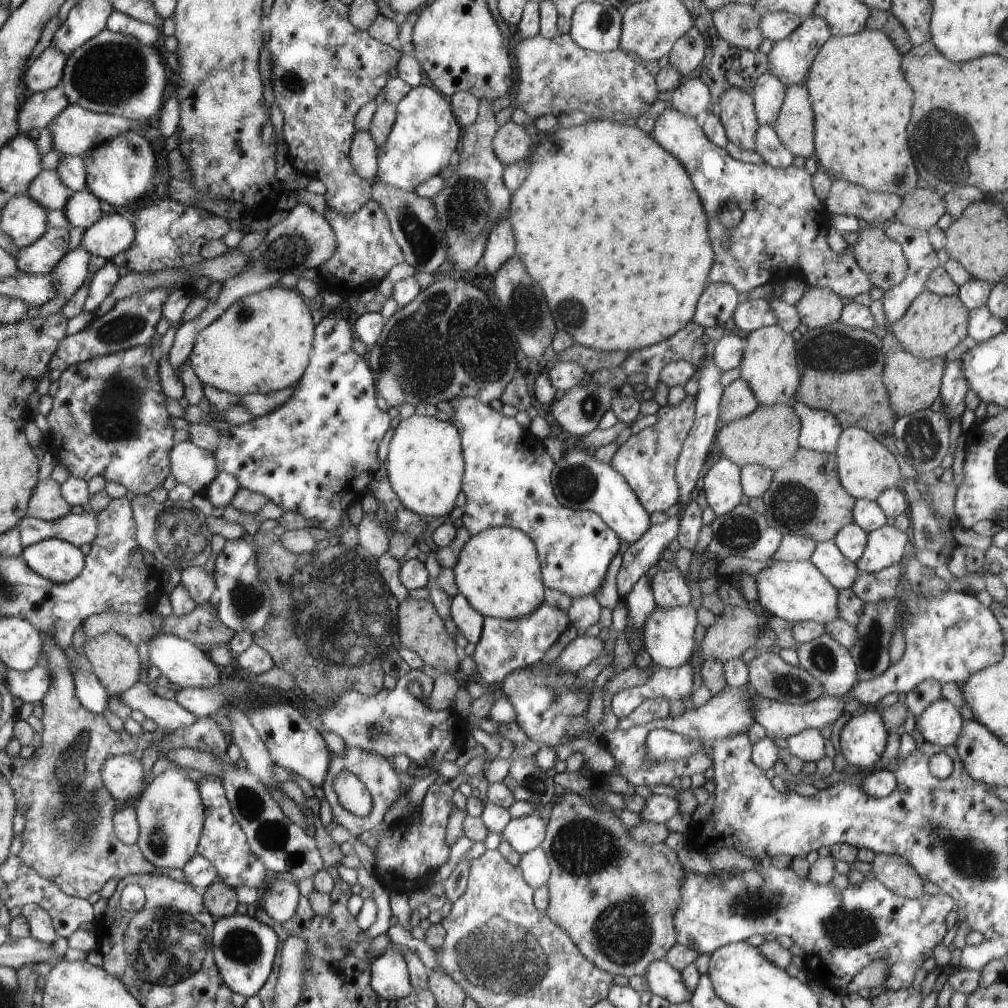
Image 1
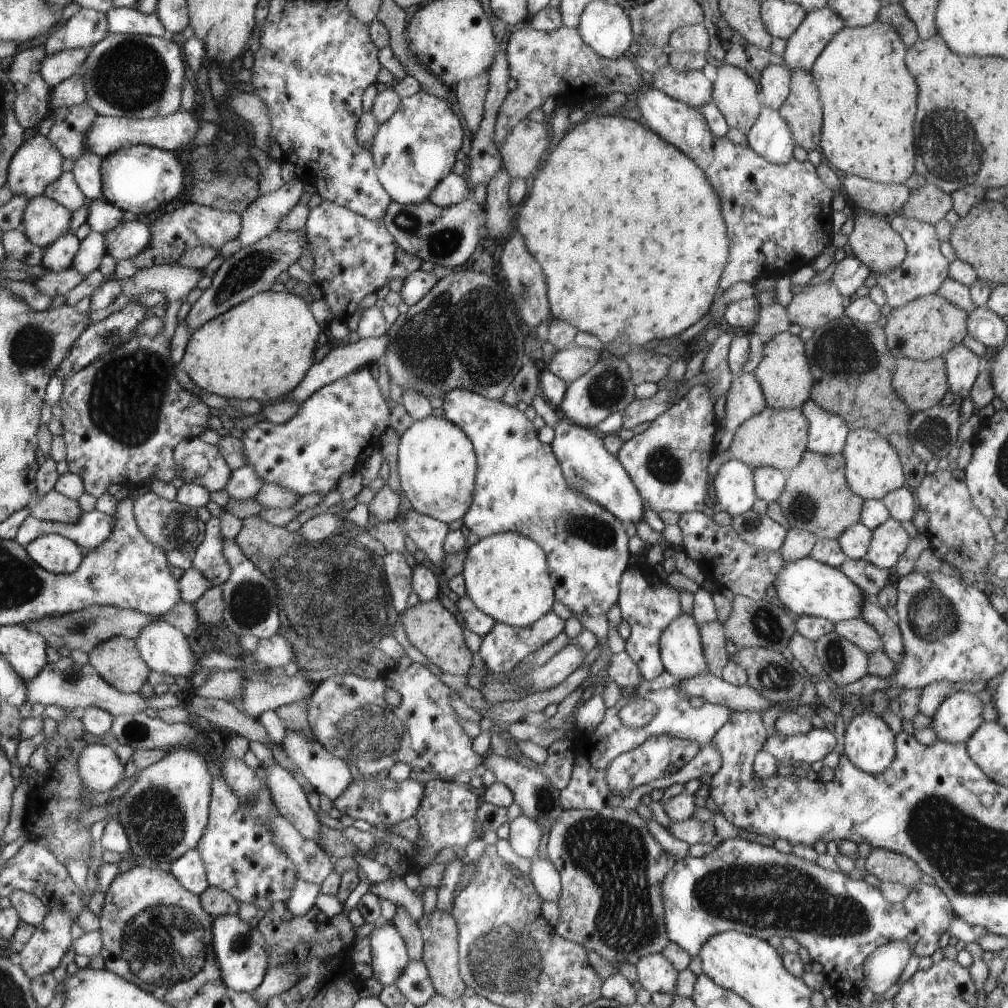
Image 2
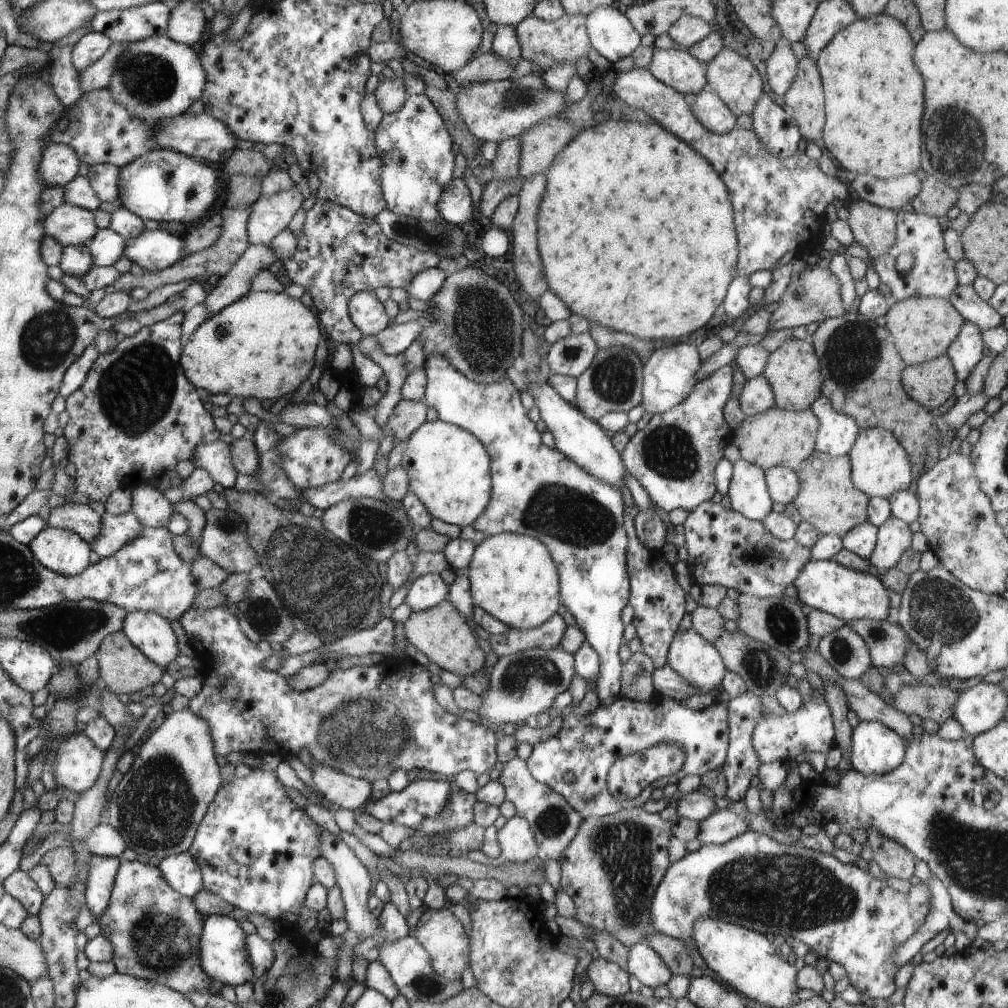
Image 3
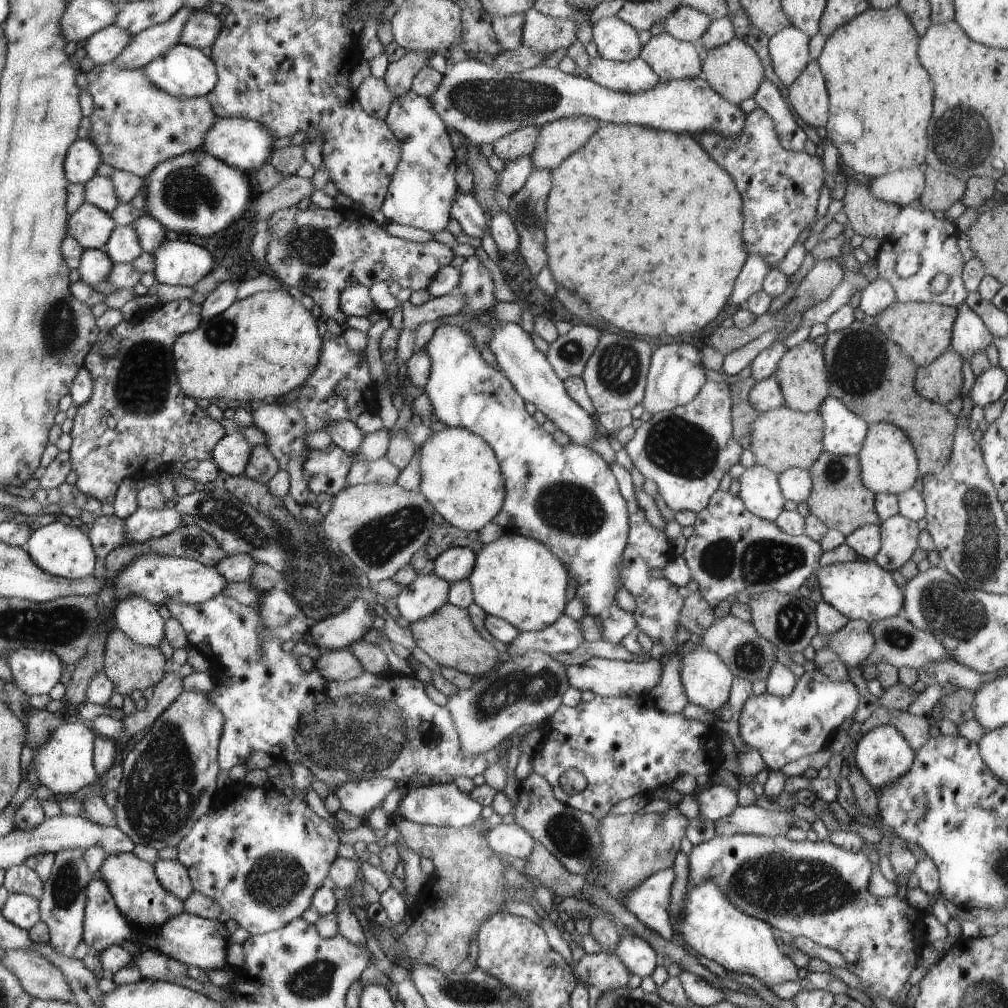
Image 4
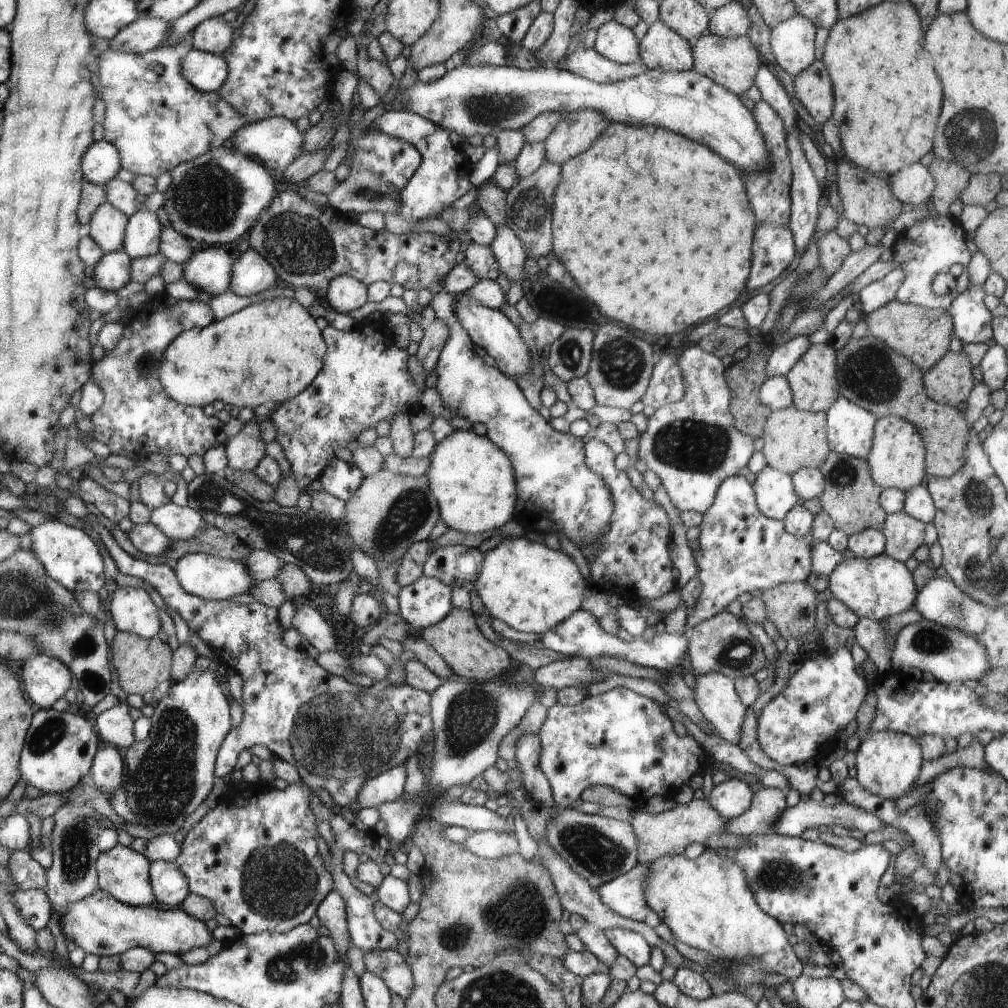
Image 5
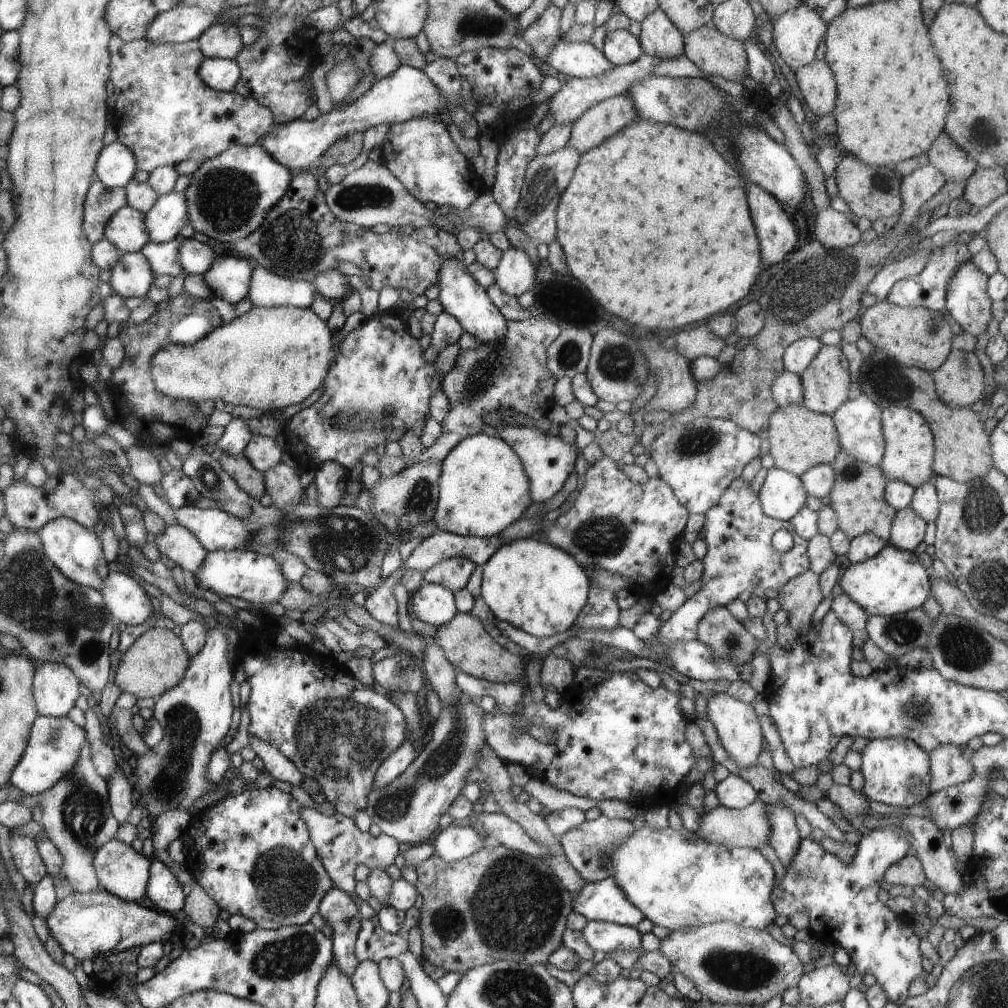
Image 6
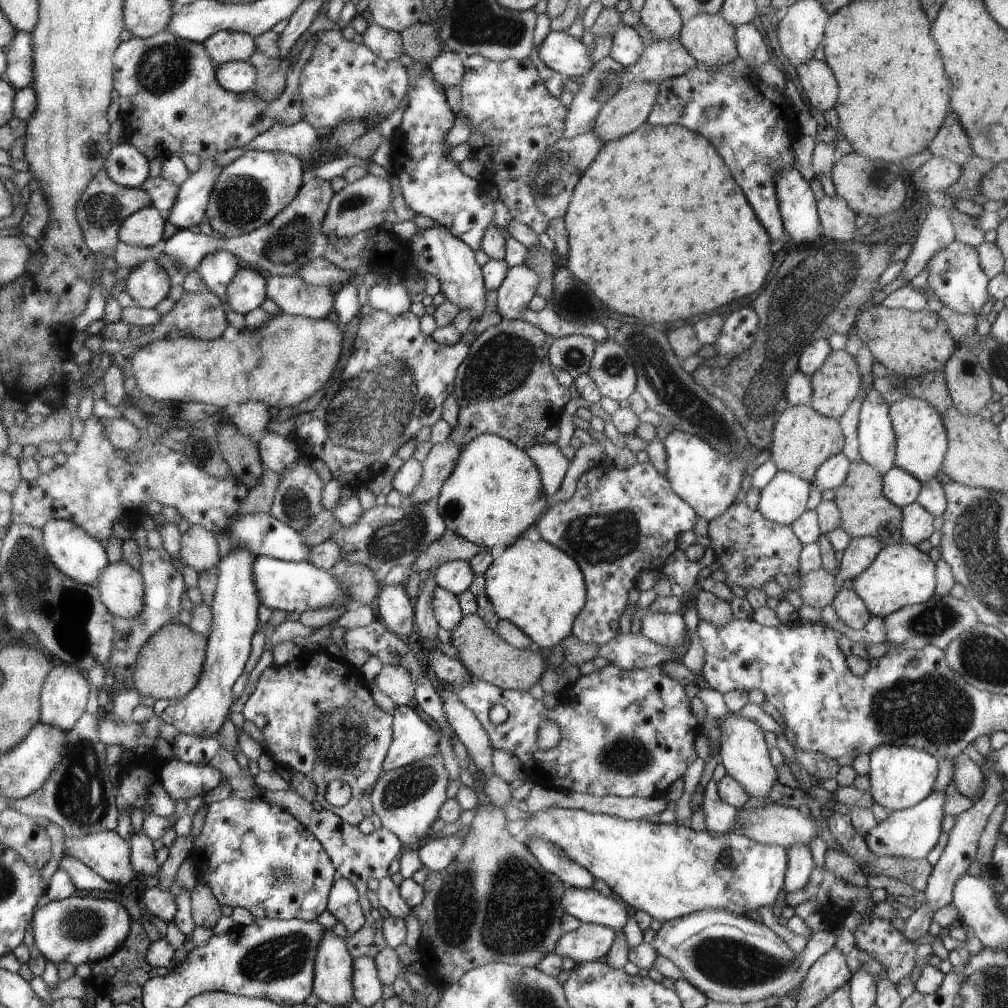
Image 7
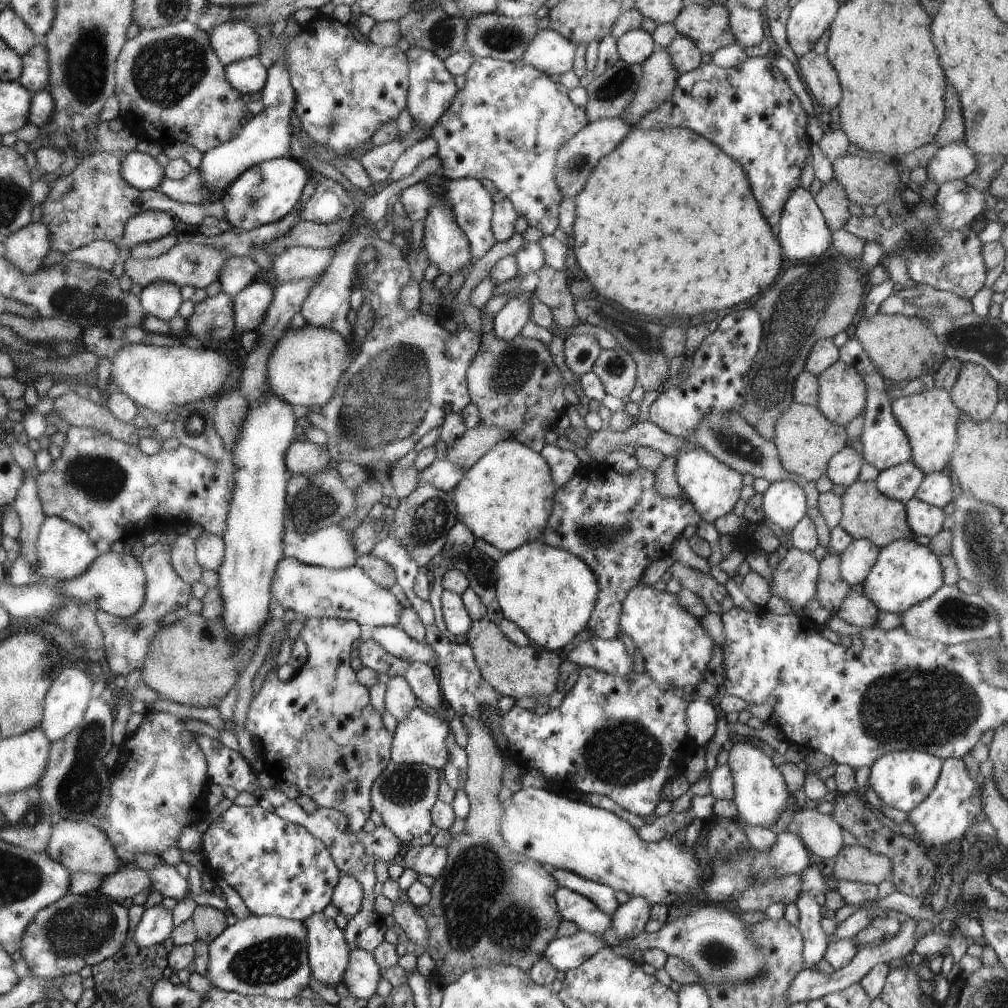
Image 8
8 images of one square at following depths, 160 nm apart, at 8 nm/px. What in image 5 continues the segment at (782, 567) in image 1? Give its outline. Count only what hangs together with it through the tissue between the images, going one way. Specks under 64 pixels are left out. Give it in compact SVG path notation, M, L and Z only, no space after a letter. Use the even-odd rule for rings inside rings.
M848 555L828 575L826 596L846 603L846 606L859 618L869 618L881 622L913 608L919 589L904 563L881 555L864 558Z

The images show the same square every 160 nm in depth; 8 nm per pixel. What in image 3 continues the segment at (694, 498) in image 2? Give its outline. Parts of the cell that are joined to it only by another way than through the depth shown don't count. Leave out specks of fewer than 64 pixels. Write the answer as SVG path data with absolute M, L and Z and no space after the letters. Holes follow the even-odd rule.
M730 365L719 368L712 376L698 381L690 394L678 406L662 414L655 414L642 430L629 438L621 458L628 475L641 482L653 504L670 512L674 508L684 508L690 512L700 503L710 501L716 494L714 469L724 458L724 449L730 443L733 430L726 422L723 410L733 385L733 368Z

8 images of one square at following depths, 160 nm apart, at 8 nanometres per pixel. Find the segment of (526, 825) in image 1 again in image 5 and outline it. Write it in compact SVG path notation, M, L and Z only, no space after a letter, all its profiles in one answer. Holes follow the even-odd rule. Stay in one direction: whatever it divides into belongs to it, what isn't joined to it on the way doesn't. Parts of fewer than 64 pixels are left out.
M495 830L474 831L462 843L462 848L485 859L499 859L519 852L515 833Z

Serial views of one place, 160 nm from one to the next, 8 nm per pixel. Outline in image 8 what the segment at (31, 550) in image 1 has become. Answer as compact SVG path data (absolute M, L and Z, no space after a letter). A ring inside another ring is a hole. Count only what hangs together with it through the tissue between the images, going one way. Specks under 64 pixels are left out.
M47 517L45 522L42 522L41 530L38 532L38 540L36 540L38 560L36 560L34 572L42 579L73 580L80 574L85 574L99 554L96 544L89 538L88 532L82 530L81 527L75 526L66 519Z

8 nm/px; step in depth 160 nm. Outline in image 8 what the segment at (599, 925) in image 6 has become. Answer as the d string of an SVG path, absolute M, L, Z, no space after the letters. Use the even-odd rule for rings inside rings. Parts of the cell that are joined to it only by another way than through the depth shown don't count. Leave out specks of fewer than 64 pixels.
M578 930L568 937L557 937L544 950L542 959L550 962L557 972L567 972L581 966L588 958L592 958L607 946L600 934Z

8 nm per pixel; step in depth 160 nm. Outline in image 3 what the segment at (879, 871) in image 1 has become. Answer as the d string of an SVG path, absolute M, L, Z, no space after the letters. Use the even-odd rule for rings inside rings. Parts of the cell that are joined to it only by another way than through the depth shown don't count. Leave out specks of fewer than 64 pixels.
M876 829L867 830L867 844L873 852L873 859L886 876L908 880L914 876L917 858L901 844L883 837Z

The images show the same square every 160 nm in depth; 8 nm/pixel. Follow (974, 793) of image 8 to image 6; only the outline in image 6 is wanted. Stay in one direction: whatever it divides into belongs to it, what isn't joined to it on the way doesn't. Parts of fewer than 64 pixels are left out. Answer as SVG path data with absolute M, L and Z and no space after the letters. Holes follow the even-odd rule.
M886 827L871 830L870 834L862 835L857 843L857 851L851 863L843 863L835 854L827 851L820 843L813 841L810 836L802 836L794 858L791 858L783 880L775 878L770 900L777 915L789 918L795 912L804 912L808 915L808 930L819 940L826 943L838 943L850 956L851 963L856 966L858 974L872 974L876 982L883 988L889 1002L899 1006L908 1000L908 987L916 978L926 980L929 988L935 983L930 974L923 971L922 953L920 953L920 937L914 932L914 925L904 922L898 913L885 906L878 892L883 886L885 870L898 862L908 852L909 842L907 833L903 829Z

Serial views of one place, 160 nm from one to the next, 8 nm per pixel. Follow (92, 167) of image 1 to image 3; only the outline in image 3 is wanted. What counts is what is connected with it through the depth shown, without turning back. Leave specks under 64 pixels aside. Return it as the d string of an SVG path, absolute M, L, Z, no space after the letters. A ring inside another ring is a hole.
M172 149L149 150L119 169L118 198L122 206L144 220L193 224L208 215L208 206L220 192L220 182L210 166Z

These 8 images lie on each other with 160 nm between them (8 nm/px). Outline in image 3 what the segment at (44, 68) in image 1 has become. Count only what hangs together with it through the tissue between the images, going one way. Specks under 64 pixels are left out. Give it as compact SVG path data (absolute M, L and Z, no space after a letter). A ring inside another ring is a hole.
M90 30L72 48L73 67L80 72L88 65L93 65L99 58L102 58L104 53L108 52L113 43L109 35Z

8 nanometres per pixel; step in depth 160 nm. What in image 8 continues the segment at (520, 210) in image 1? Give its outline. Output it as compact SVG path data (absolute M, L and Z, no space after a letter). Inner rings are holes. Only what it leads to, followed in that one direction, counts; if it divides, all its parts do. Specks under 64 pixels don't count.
M632 127L632 132L622 140L622 144L598 162L598 166L594 168L594 172L590 174L582 192L575 197L575 200L576 220L574 220L573 235L569 243L572 248L574 267L582 270L582 275L592 282L599 298L612 300L630 312L644 314L650 318L666 318L666 316L692 318L704 312L706 314L719 312L724 308L732 308L740 302L746 302L748 298L758 296L780 274L784 256L778 236L772 234L772 228L768 226L762 212L758 210L744 168L740 166L738 160L730 158L716 144L712 144L710 140L691 132L688 128L642 130Z

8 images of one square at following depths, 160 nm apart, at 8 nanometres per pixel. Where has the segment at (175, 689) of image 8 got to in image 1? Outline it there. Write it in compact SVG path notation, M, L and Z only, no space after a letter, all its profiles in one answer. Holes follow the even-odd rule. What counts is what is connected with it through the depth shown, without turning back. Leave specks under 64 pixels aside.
M108 631L86 639L83 652L110 696L120 695L140 680L138 650L120 633Z

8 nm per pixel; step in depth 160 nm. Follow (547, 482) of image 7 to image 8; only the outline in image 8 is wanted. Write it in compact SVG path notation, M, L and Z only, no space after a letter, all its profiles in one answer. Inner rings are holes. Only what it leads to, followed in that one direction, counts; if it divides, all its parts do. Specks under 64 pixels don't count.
M545 444L539 454L542 454L542 458L548 462L554 486L558 489L565 486L566 482L569 482L582 467L582 463L574 452L564 450L558 446Z

